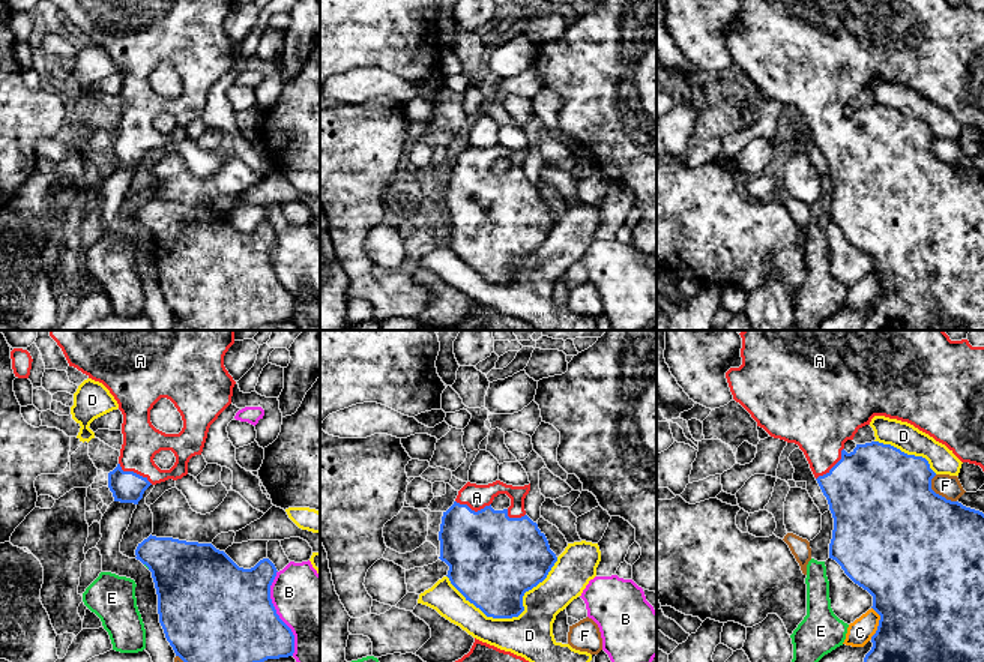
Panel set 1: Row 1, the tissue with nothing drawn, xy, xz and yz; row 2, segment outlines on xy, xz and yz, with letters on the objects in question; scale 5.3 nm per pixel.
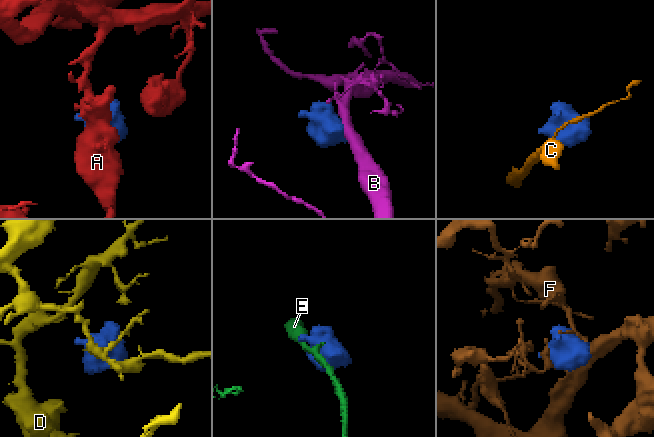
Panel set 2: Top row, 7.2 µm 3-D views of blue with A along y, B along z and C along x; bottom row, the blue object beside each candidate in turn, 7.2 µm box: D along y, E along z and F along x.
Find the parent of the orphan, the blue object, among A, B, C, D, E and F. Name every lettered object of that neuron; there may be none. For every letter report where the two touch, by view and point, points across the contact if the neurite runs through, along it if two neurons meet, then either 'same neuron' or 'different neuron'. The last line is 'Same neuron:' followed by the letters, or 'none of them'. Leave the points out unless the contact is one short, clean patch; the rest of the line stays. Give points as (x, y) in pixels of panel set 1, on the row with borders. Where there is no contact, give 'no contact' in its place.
A: contact xy (132, 472); way xy (126, 487), (132, 472), (141, 440); same neuron
B: contact xy (275, 613); different neuron
C: contact yz (879, 623); different neuron
D: contact xz (513, 616); different neuron
E: contact xy (147, 566); border xy (144, 563), (149, 568); different neuron
F: contact yz (938, 494); different neuron
Same neuron: A

